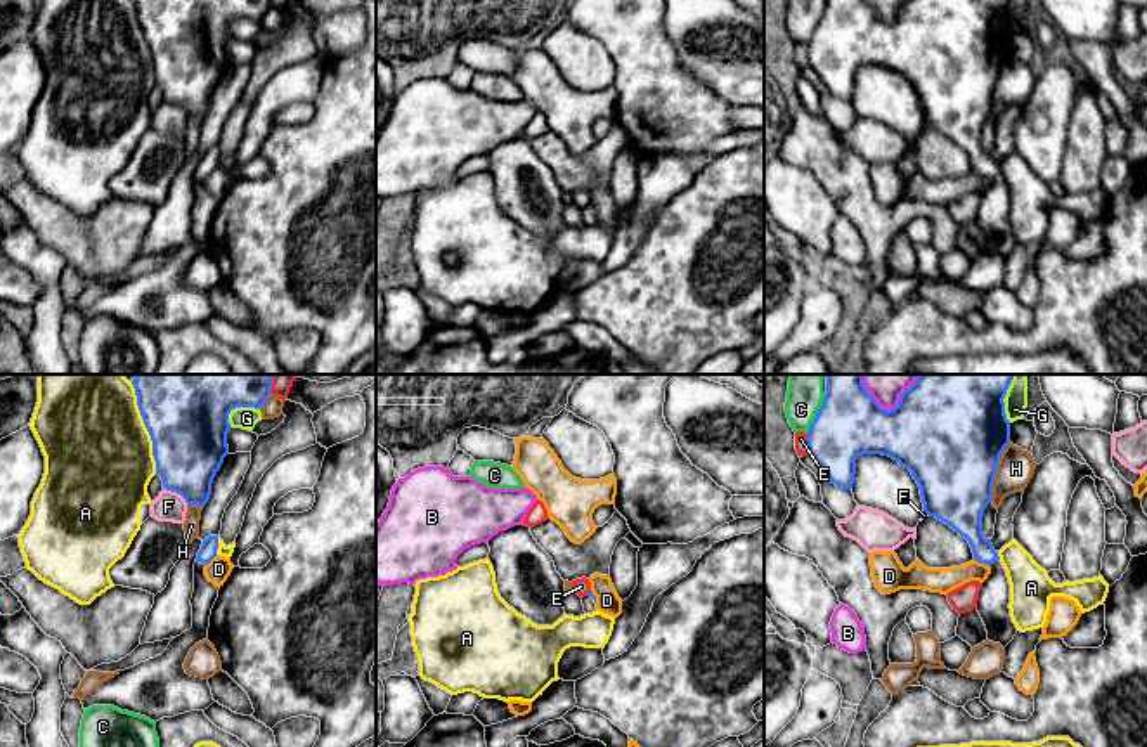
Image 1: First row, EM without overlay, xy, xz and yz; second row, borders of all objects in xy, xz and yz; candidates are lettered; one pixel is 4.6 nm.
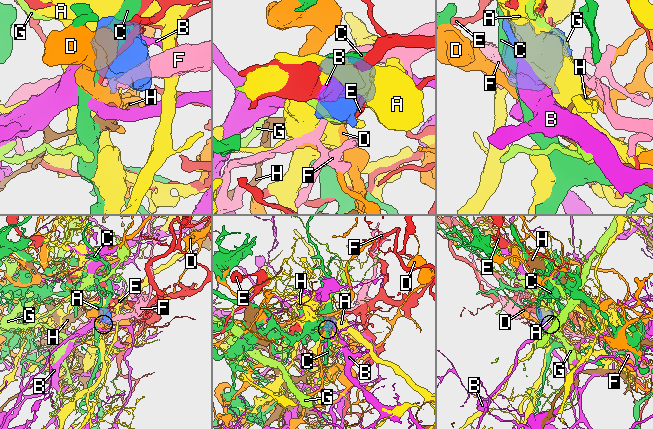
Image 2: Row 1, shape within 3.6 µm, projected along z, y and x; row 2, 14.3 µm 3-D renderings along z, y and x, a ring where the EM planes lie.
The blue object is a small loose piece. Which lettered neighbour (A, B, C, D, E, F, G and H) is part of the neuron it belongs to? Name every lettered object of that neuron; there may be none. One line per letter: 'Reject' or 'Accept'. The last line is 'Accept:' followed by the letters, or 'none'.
A: Reject
B: Reject
C: Reject
D: Reject
E: Reject
F: Reject
G: Reject
H: Reject
Accept: none

